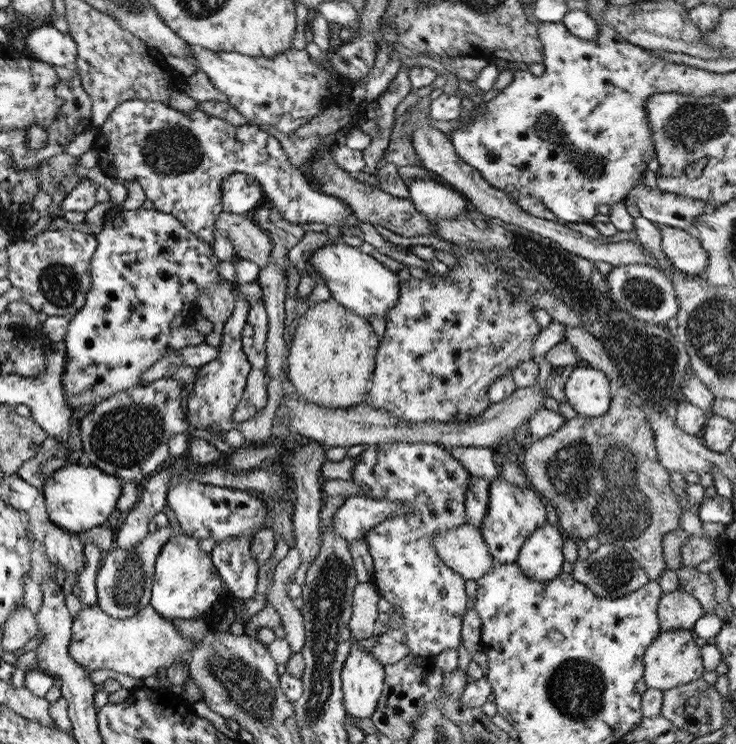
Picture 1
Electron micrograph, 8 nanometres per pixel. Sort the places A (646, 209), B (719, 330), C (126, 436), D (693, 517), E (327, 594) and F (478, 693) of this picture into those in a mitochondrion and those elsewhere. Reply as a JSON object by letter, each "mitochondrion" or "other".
{"A":"other","B":"mitochondrion","C":"mitochondrion","D":"other","E":"mitochondrion","F":"other"}

